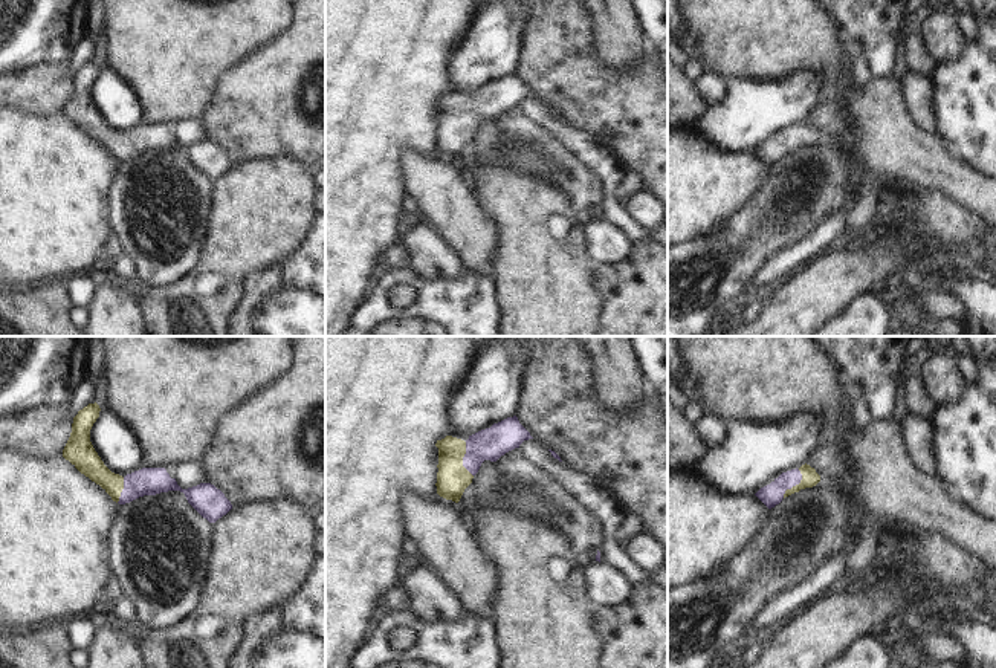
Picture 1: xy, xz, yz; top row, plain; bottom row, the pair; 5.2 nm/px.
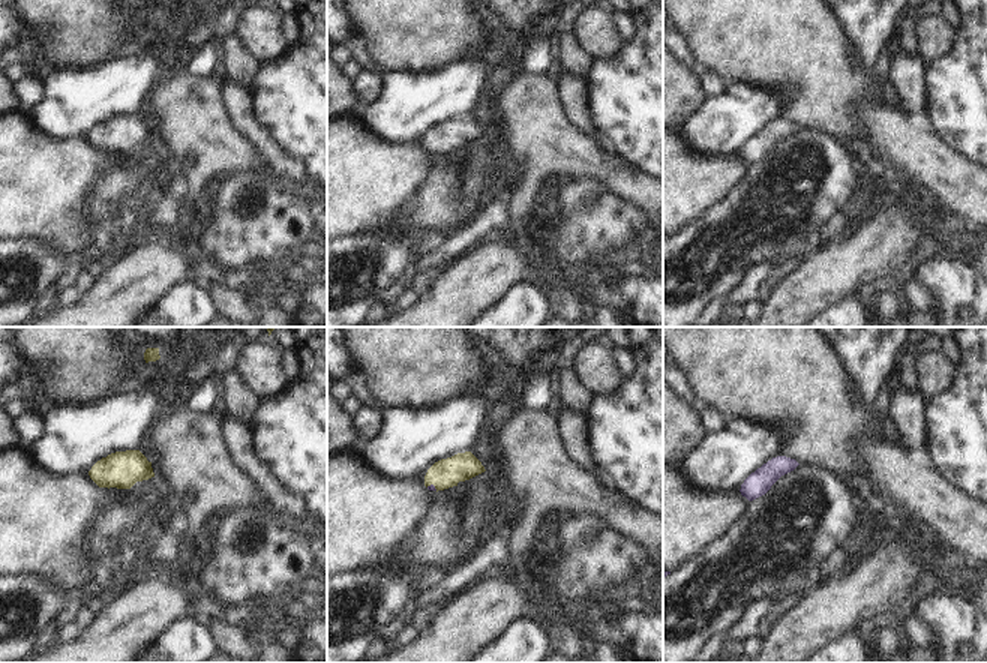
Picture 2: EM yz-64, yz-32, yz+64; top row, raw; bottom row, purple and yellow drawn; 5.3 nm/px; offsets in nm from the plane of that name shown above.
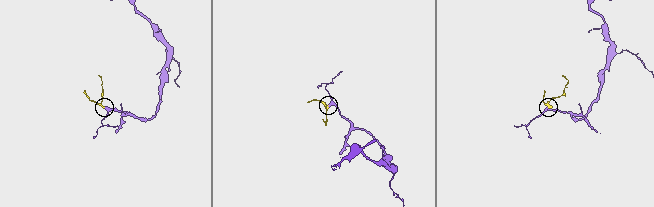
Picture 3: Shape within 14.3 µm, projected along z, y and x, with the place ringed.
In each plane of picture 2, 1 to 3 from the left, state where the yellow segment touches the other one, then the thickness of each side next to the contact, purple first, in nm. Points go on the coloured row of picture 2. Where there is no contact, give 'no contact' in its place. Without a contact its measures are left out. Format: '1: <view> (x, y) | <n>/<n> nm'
1: no contact
2: yz-32 (432, 485) | 30/160 nm
3: no contact

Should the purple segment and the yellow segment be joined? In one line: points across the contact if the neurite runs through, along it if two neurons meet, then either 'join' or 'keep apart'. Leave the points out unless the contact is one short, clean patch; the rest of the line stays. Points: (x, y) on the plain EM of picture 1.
way yz (772, 152), (784, 142), (795, 142), (804, 135), (810, 135); join

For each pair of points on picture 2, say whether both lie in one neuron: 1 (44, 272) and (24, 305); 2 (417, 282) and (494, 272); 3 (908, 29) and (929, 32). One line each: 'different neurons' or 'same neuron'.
1: same neuron
2: different neurons
3: different neurons

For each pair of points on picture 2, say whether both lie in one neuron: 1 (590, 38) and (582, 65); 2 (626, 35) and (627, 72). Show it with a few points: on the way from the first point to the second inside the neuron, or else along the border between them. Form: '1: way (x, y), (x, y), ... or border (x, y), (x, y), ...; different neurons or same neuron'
1: border (573, 32), (579, 45), (593, 62); different neurons
2: border (629, 15), (633, 23), (633, 35), (623, 42); different neurons

